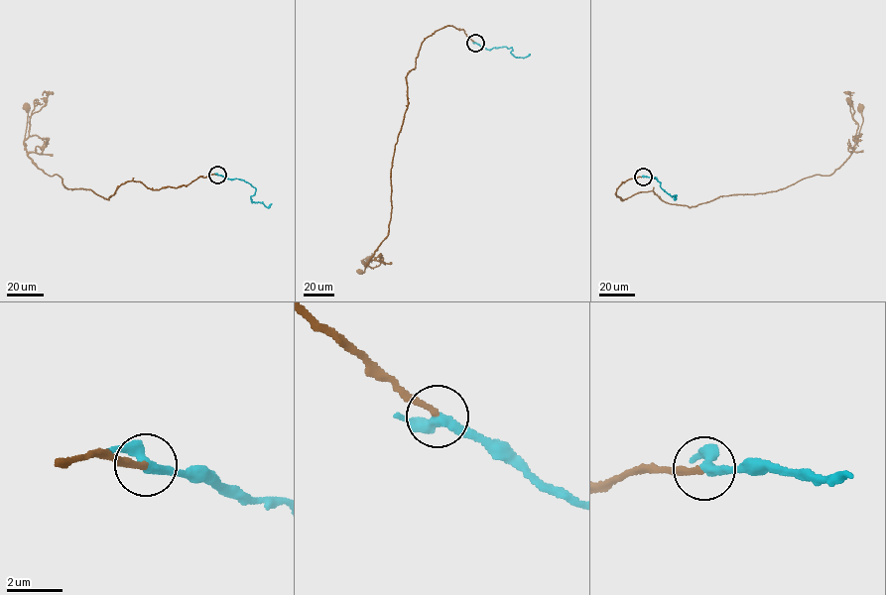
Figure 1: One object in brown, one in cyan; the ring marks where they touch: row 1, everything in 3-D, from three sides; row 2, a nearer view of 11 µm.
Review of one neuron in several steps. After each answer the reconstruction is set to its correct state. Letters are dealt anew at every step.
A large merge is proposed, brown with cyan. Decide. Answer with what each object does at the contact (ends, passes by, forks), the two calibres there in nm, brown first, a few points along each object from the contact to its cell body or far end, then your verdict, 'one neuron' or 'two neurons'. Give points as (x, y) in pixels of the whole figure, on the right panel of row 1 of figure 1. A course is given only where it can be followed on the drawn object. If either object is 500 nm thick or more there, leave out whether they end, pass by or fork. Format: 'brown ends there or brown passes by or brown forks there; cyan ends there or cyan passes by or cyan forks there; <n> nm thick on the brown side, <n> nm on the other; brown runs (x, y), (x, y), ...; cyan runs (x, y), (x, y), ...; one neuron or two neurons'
brown ends there; cyan passes by; 200 nm thick on the brown side, 360 nm on the other; brown runs (642, 177), (622, 182), (616, 196), (652, 190), (666, 202), (693, 207), (831, 175), (855, 144), (860, 107); cyan runs (642, 177), (656, 177), (660, 186), (671, 195), (676, 195), (676, 199), (674, 195); one neuron

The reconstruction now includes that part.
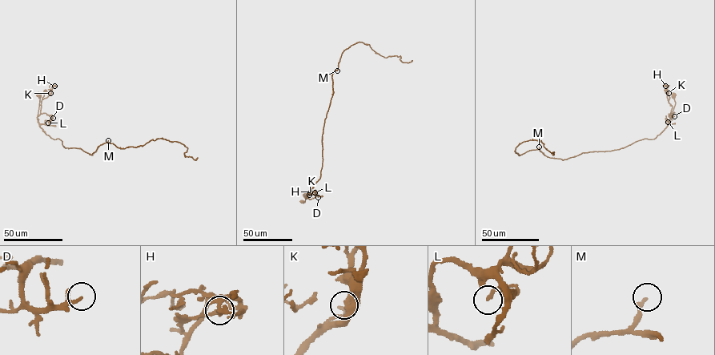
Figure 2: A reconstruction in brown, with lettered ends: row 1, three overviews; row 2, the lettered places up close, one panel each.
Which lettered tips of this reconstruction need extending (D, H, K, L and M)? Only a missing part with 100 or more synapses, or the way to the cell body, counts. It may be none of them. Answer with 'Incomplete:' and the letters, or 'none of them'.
Incomplete: M

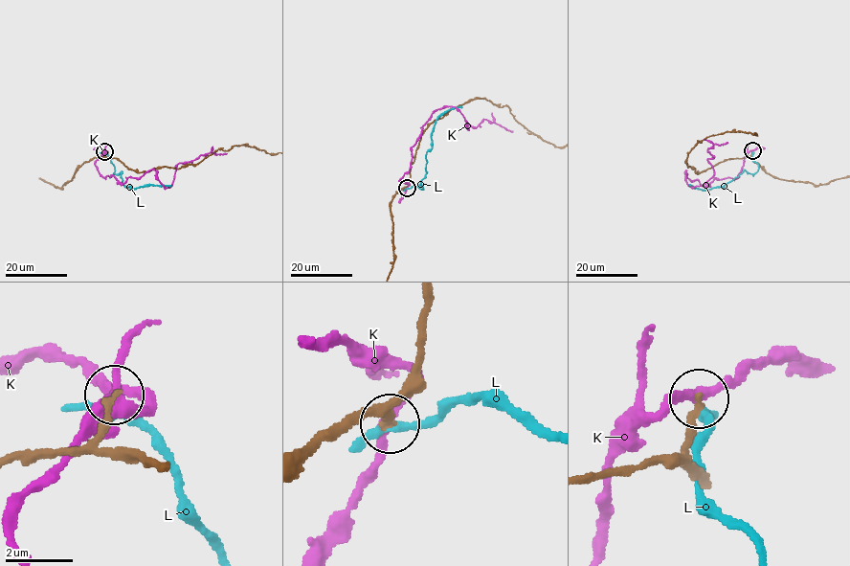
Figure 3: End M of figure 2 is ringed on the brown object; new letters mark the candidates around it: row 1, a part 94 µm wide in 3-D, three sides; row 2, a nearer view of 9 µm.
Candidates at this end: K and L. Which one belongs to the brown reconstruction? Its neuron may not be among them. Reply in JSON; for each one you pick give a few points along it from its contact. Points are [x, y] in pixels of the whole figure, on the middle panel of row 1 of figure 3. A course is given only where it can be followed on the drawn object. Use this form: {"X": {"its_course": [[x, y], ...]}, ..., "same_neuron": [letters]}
{"same_neuron": []}

